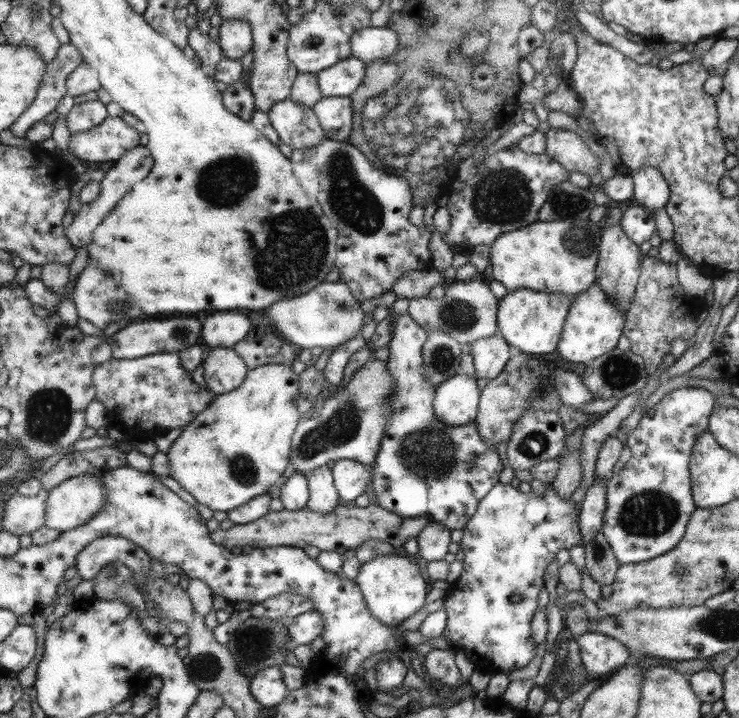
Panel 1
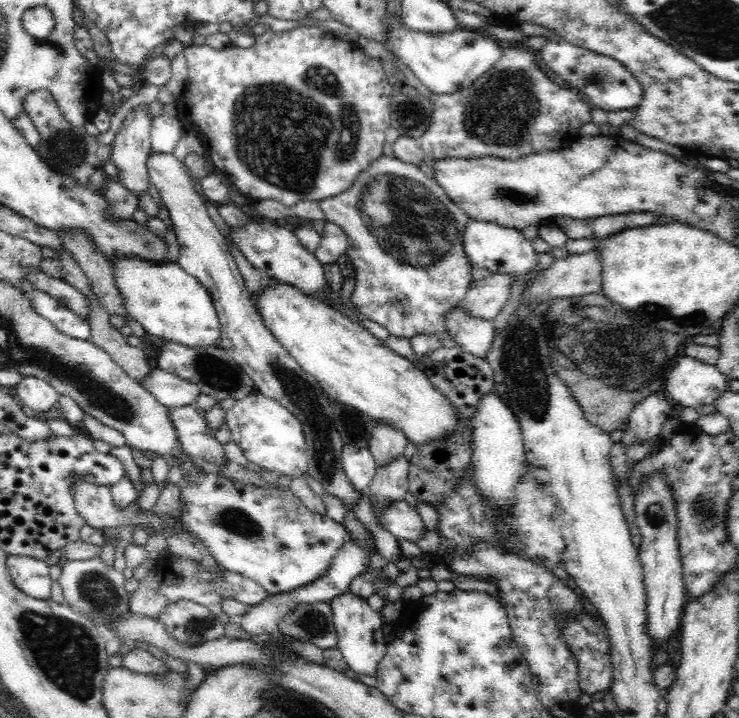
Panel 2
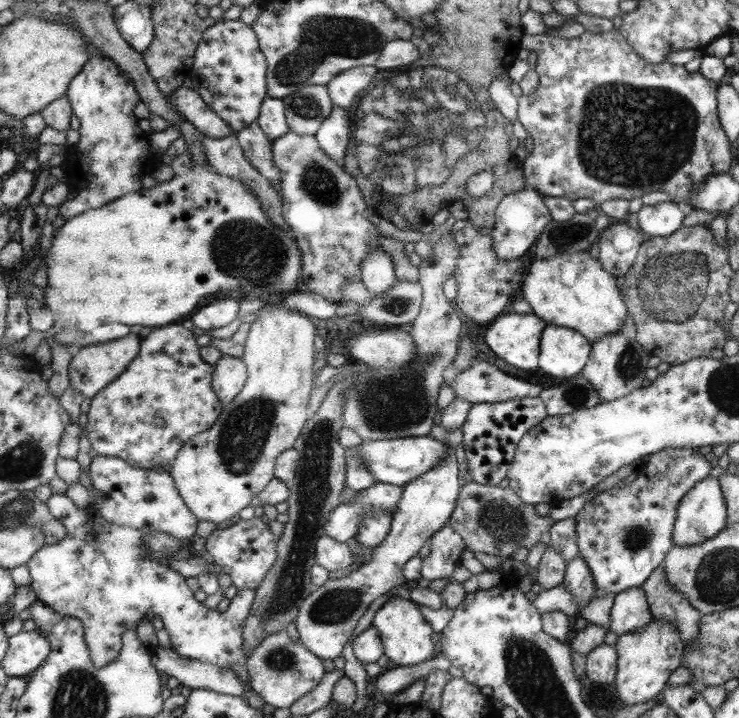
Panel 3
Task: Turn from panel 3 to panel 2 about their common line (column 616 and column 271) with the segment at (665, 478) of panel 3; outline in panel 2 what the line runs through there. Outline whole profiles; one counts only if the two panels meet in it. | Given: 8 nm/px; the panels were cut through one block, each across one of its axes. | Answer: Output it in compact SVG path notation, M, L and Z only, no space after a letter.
M202 473L201 479L197 481L184 482L184 488L181 488L181 522L185 524L187 532L191 532L193 536L197 536L202 541L202 544L208 549L208 552L214 557L214 560L223 568L223 570L236 572L242 576L246 576L254 582L257 582L262 588L265 588L270 595L283 593L288 591L296 591L297 588L308 586L314 579L321 578L328 571L329 564L333 562L333 556L337 554L339 548L350 539L346 529L342 523L337 523L327 515L316 515L306 506L301 504L301 501L289 490L274 488L273 486L258 487L252 484L232 480L218 473Z

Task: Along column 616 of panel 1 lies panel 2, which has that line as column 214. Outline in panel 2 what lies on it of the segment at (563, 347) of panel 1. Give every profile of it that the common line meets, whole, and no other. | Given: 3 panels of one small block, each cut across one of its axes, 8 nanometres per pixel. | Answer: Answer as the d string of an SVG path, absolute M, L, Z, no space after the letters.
M126 256L125 259L114 260L111 268L127 315L140 322L152 339L156 338L157 341L161 338L166 343L182 344L188 348L215 347L220 344L217 343L221 342L220 323L208 290L194 276L186 273L178 263L152 264L146 260L139 260L138 256Z

